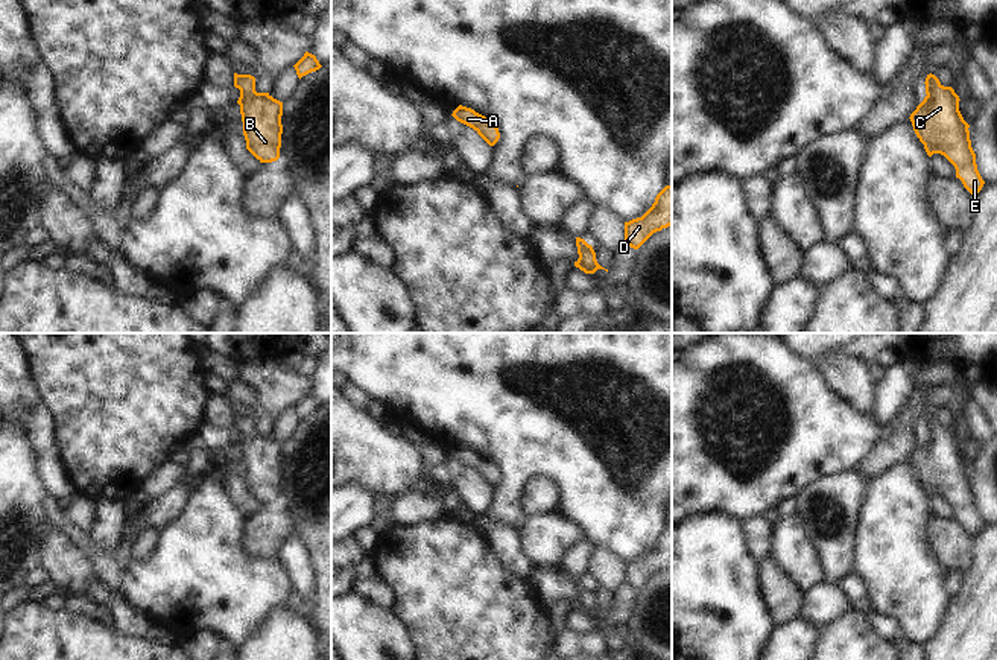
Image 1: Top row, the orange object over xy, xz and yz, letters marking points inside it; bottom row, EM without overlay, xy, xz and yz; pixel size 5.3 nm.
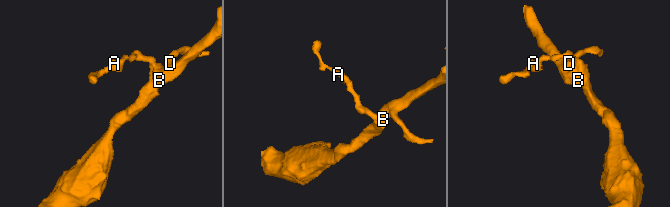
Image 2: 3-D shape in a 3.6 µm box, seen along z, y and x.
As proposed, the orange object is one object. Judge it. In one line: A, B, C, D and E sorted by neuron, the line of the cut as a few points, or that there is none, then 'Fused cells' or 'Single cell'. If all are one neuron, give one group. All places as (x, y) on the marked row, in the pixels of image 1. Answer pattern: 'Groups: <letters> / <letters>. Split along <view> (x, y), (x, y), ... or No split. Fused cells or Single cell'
Groups: A B C D E. No split. Single cell.

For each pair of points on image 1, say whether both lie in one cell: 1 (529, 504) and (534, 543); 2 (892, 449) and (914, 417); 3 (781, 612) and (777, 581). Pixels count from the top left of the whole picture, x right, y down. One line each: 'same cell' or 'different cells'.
1: different cells
2: same cell
3: same cell

